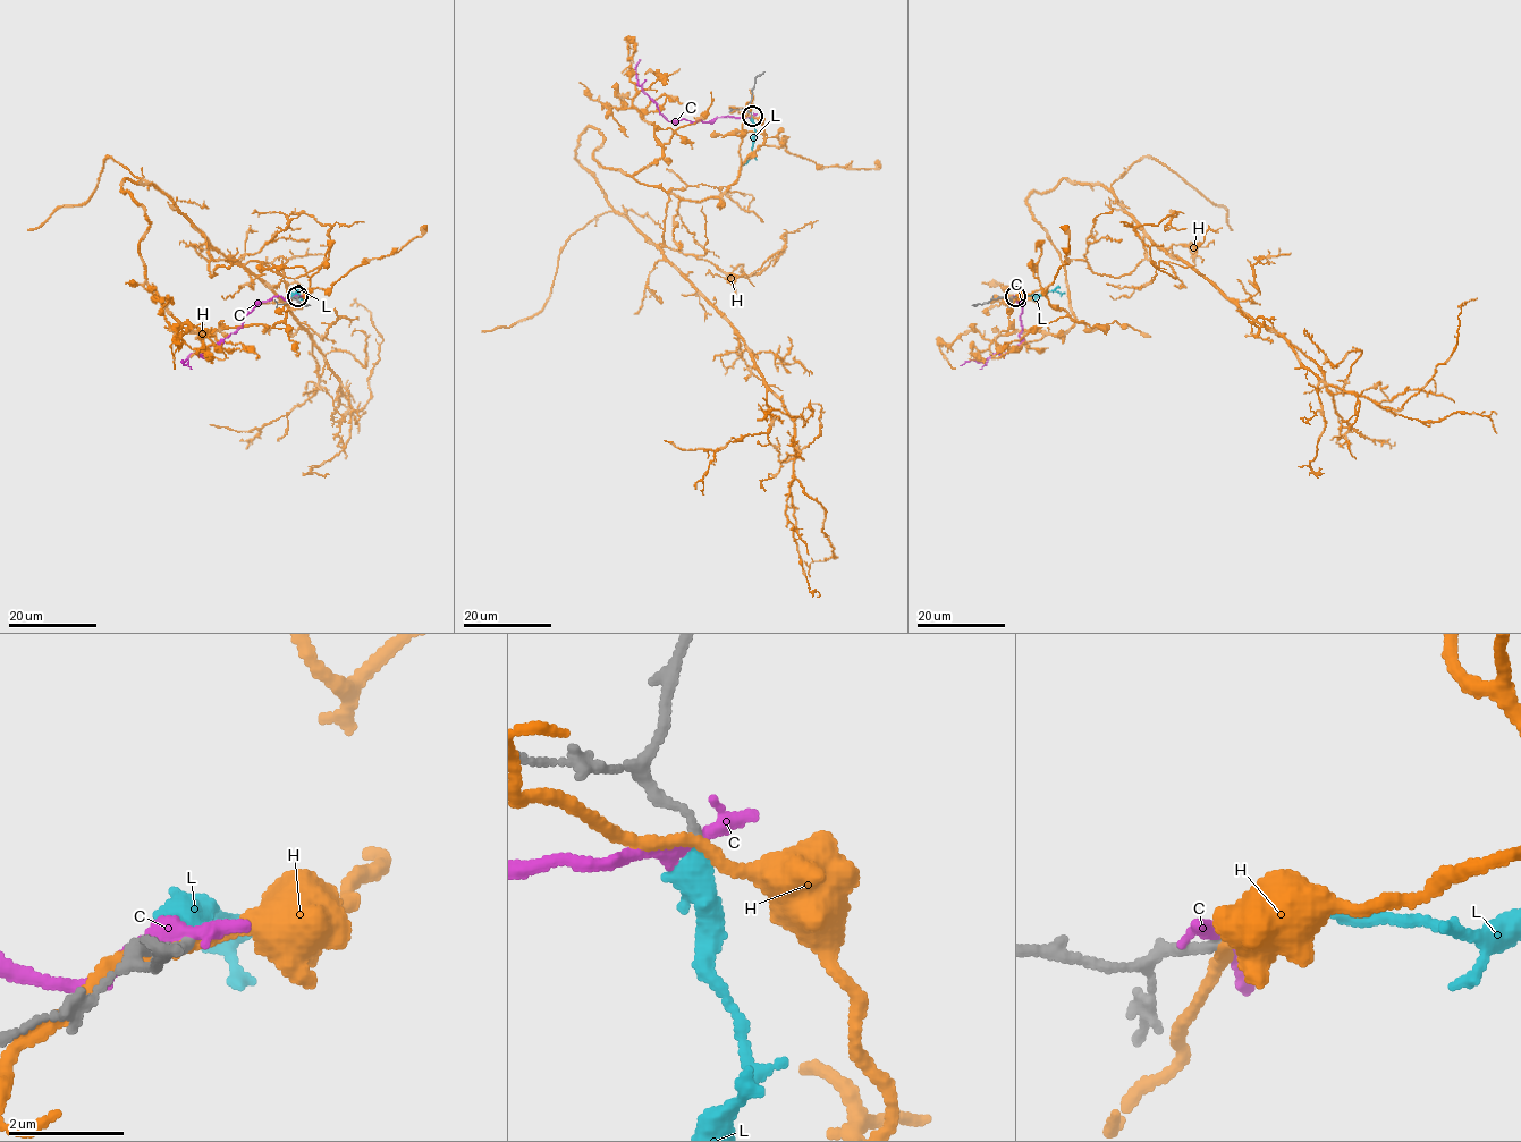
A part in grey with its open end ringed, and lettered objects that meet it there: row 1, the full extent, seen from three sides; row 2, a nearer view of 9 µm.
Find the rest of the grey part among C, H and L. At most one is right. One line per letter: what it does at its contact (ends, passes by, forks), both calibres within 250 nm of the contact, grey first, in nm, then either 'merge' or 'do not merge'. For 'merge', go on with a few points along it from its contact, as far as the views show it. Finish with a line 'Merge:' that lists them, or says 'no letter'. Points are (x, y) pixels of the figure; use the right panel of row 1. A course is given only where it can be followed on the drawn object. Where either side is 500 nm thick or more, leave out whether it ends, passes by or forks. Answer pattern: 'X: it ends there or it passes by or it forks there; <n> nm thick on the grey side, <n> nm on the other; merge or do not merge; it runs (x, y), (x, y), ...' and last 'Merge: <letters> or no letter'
C: it ends there; 170 nm thick on the grey side, 400 nm on the other; do not merge
H: it passes by; 180 nm thick on the grey side, 200 nm on the other; do not merge
L: it ends there; 170 nm thick on the grey side, 420 nm on the other; merge
Merge: L

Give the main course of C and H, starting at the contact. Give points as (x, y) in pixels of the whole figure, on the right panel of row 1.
C: (1015, 296), (1022, 305), (1022, 343), (1004, 354), (994, 353), (983, 362), (971, 360), (960, 365)
H: (1015, 296), (1100, 327), (1027, 203), (1067, 178), (1382, 406), (1447, 358), (1477, 297)

